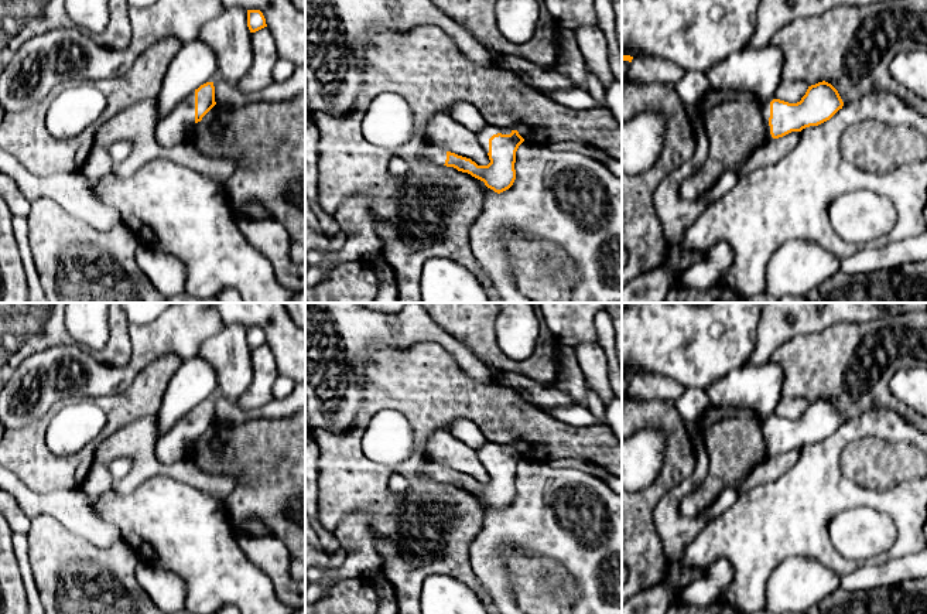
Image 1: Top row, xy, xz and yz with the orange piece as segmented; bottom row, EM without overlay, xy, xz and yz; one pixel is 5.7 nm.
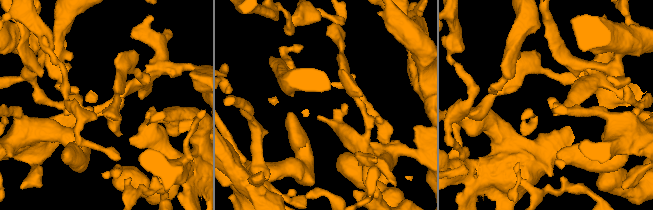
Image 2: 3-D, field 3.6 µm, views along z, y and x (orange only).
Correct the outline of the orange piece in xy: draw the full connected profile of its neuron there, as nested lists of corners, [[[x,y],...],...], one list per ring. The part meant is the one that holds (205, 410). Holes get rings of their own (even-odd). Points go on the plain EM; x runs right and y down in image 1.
[[[206,399],[195,406],[195,440],[216,422],[213,399]]]

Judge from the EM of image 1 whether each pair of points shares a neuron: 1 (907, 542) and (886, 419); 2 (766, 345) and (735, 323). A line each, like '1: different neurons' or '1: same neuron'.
1: same neuron
2: different neurons

